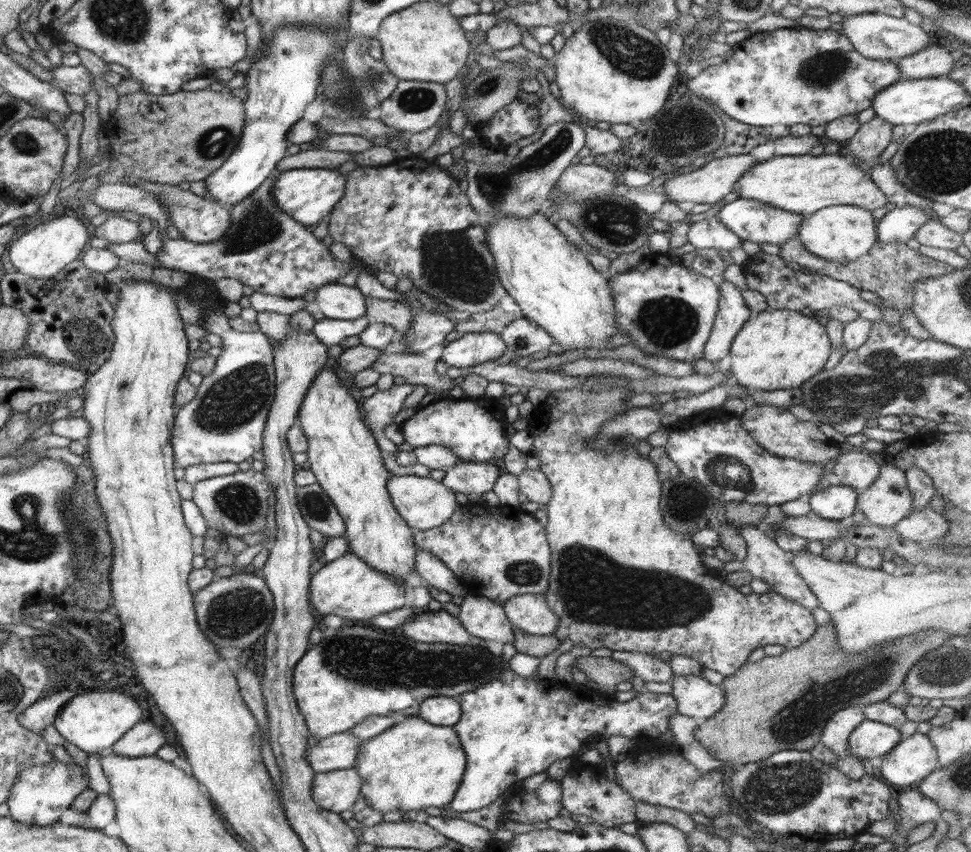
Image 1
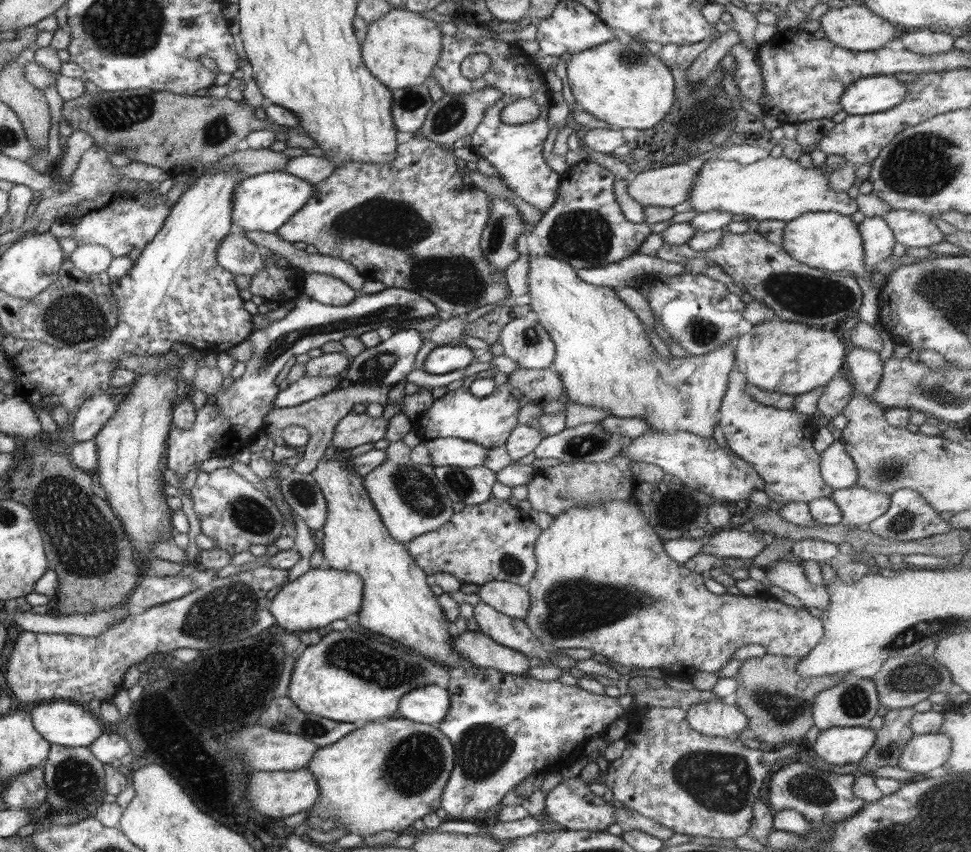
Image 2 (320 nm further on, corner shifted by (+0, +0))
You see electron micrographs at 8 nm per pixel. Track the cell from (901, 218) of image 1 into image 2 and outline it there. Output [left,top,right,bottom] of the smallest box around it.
[860,217,896,272]

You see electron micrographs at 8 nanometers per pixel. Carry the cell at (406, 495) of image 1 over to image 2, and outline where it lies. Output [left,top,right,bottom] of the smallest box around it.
[363,439,454,544]

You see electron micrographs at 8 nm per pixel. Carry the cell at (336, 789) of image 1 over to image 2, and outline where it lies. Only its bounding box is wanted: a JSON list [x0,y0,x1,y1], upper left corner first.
[247,769,319,819]

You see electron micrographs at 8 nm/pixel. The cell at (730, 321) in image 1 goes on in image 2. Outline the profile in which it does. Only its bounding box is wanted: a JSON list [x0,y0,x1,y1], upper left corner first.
[527,254,735,438]

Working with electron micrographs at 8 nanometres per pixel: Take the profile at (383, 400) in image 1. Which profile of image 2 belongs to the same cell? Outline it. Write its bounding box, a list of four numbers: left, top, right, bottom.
[331,411,389,449]

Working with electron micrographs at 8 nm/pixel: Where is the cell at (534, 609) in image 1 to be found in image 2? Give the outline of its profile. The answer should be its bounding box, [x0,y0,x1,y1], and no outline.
[477,581,530,619]

